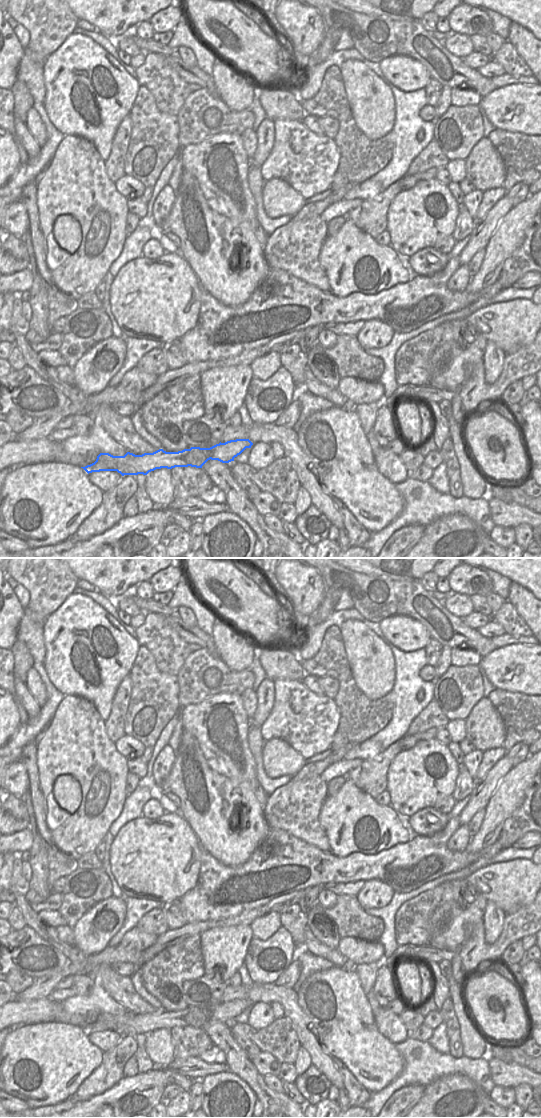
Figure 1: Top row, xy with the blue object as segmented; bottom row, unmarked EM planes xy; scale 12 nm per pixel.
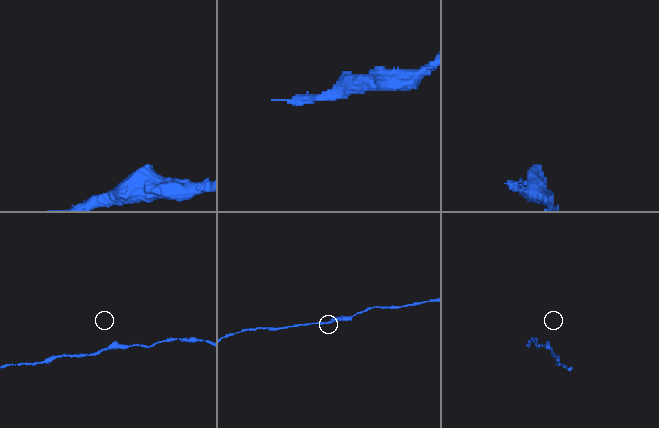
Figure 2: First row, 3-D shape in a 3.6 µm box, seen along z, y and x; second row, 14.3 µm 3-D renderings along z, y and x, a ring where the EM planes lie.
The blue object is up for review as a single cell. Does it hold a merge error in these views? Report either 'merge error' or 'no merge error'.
no merge error

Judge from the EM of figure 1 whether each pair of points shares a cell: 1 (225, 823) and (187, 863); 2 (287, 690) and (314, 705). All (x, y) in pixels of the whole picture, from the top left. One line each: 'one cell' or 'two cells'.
1: two cells
2: one cell

